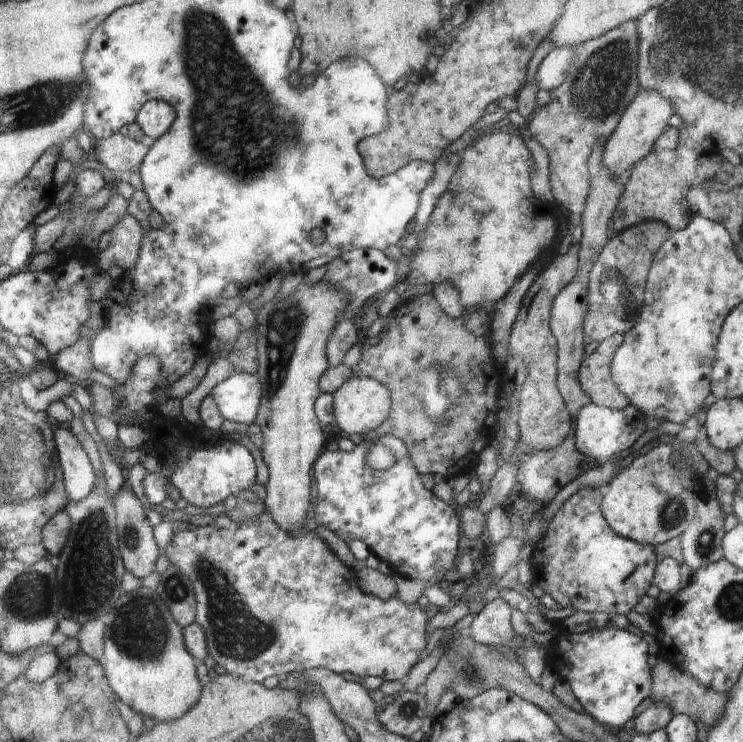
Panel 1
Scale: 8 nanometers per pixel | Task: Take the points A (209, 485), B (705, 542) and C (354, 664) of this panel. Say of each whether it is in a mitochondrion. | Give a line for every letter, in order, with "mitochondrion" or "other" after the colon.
A: other
B: mitochondrion
C: other

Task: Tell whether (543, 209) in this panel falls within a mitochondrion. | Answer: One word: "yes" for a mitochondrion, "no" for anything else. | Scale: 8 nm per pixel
no

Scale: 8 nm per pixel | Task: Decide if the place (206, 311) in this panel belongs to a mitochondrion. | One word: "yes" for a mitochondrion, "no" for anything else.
no

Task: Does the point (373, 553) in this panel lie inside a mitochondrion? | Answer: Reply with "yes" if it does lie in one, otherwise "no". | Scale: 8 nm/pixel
no

